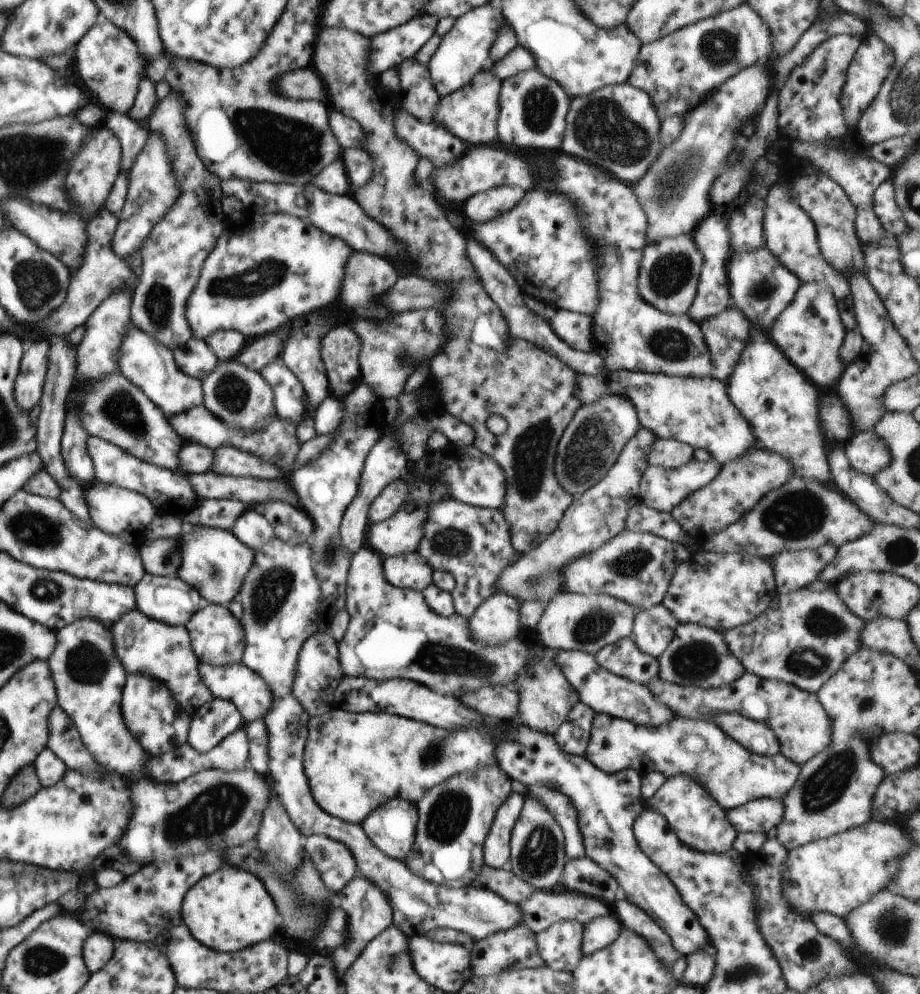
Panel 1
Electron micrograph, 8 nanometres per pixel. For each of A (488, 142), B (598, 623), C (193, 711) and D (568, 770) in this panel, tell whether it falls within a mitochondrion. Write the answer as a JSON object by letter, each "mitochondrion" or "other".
{"A":"other","B":"mitochondrion","C":"other","D":"other"}

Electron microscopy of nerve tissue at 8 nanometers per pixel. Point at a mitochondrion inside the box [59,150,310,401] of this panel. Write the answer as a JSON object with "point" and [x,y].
{"point":[267,273]}

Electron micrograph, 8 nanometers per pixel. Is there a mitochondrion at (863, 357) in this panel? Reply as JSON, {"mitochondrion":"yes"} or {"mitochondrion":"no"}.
{"mitochondrion":"no"}

